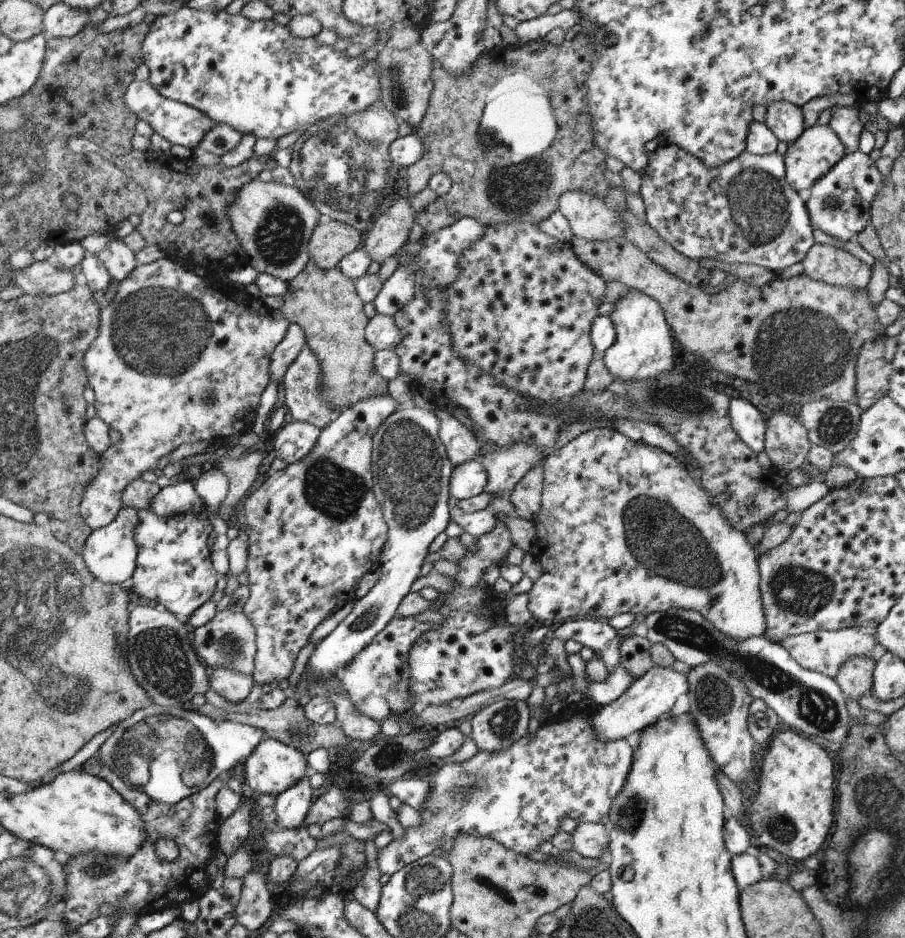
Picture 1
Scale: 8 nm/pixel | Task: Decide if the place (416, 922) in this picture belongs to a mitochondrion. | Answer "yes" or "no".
yes

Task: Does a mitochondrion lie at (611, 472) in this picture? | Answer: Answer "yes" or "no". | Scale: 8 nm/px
no

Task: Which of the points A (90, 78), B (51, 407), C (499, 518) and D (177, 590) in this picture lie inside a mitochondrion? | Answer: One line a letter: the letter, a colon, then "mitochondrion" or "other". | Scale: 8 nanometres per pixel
A: other
B: other
C: other
D: other

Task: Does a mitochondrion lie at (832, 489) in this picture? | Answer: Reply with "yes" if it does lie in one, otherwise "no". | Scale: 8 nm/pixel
no

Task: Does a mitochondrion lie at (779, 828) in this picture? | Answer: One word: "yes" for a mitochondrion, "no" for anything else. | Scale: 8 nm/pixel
yes

